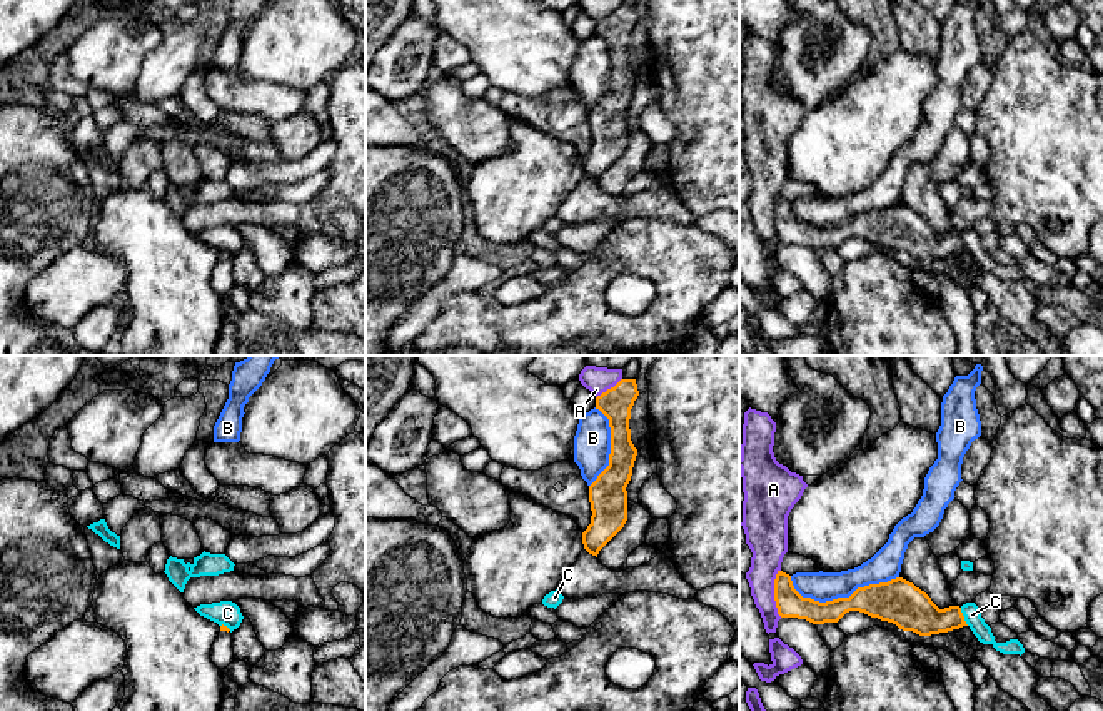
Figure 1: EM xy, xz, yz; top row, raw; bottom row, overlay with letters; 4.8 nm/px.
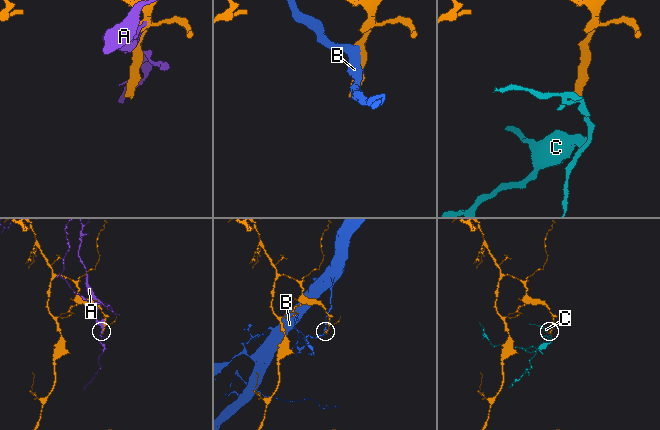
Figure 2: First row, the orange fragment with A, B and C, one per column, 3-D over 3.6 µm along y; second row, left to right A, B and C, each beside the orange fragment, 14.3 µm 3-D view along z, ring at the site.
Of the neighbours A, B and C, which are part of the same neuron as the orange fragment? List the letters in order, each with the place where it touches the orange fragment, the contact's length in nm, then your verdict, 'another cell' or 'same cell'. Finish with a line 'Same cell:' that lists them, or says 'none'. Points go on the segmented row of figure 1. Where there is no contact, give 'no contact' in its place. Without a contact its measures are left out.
A: contact yz (775, 593); length 240 nm; another cell
B: contact yz (841, 598); length 550 nm; another cell
C: contact yz (963, 616); length 100 nm; another cell
Same cell: none

